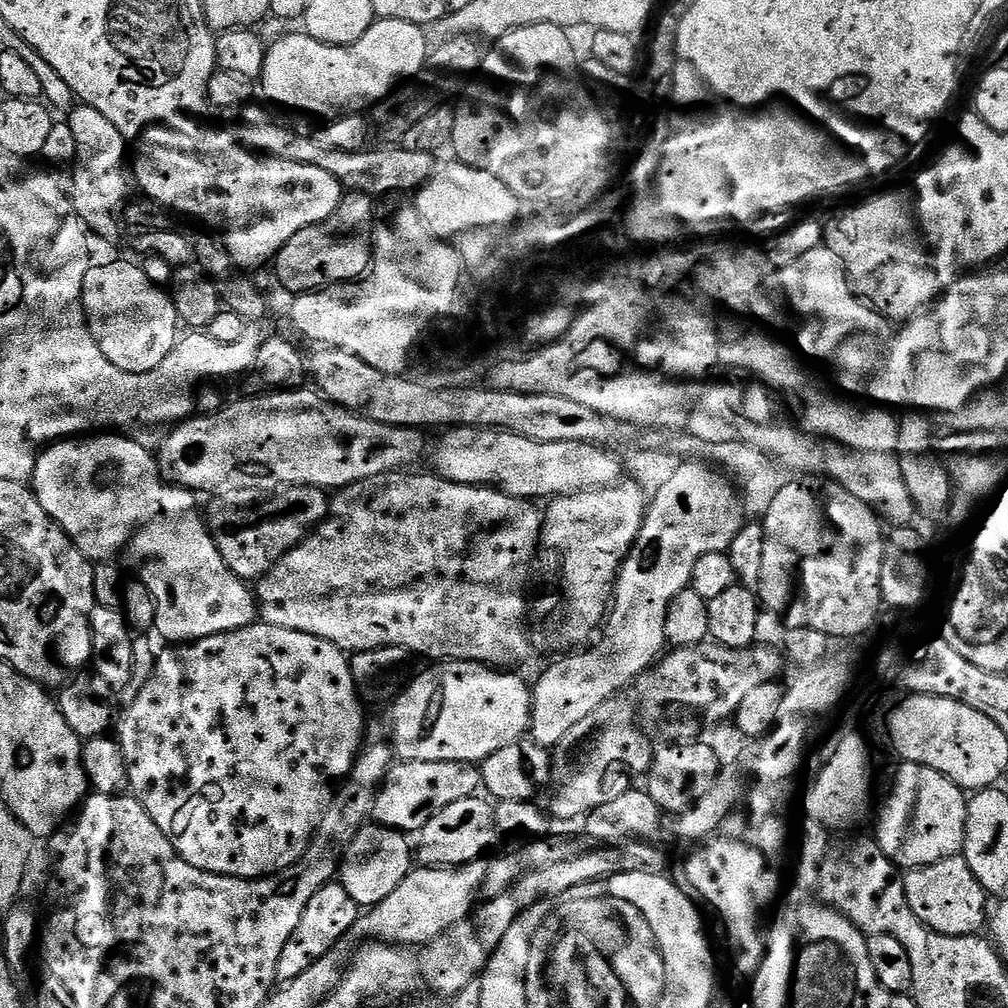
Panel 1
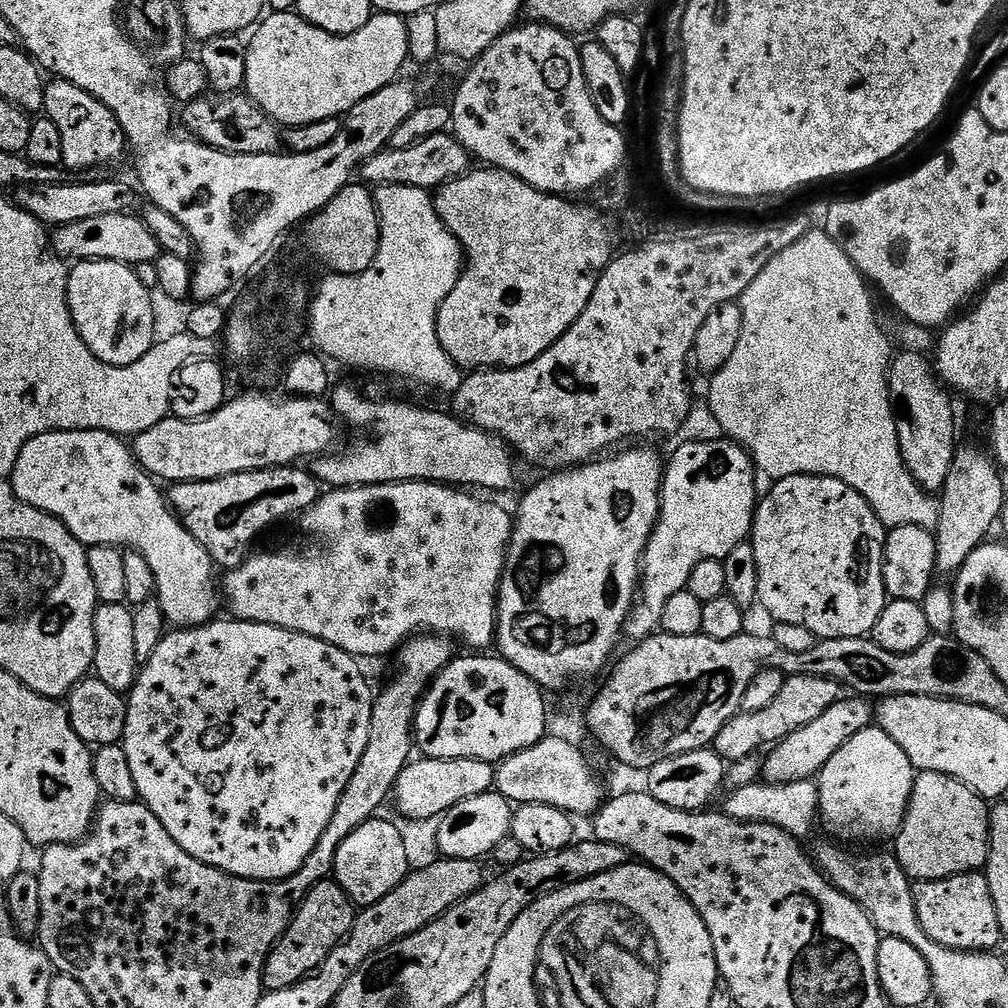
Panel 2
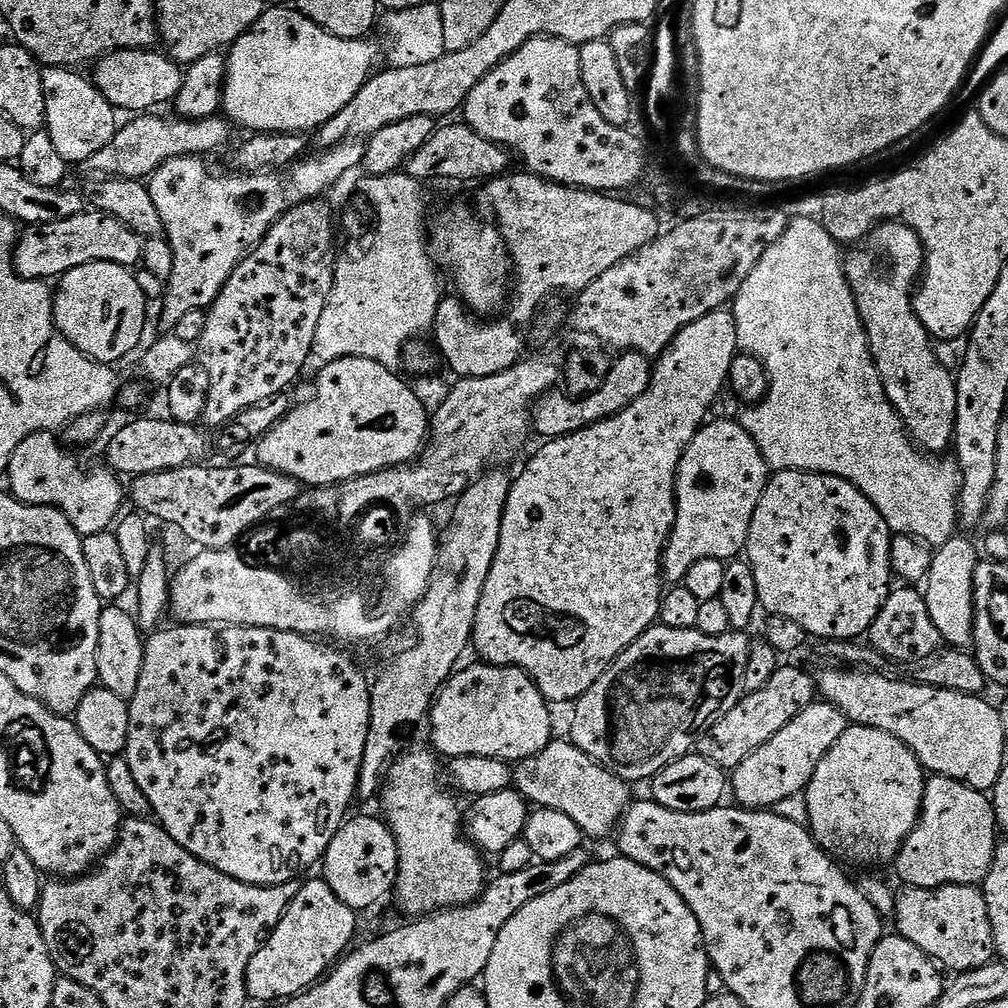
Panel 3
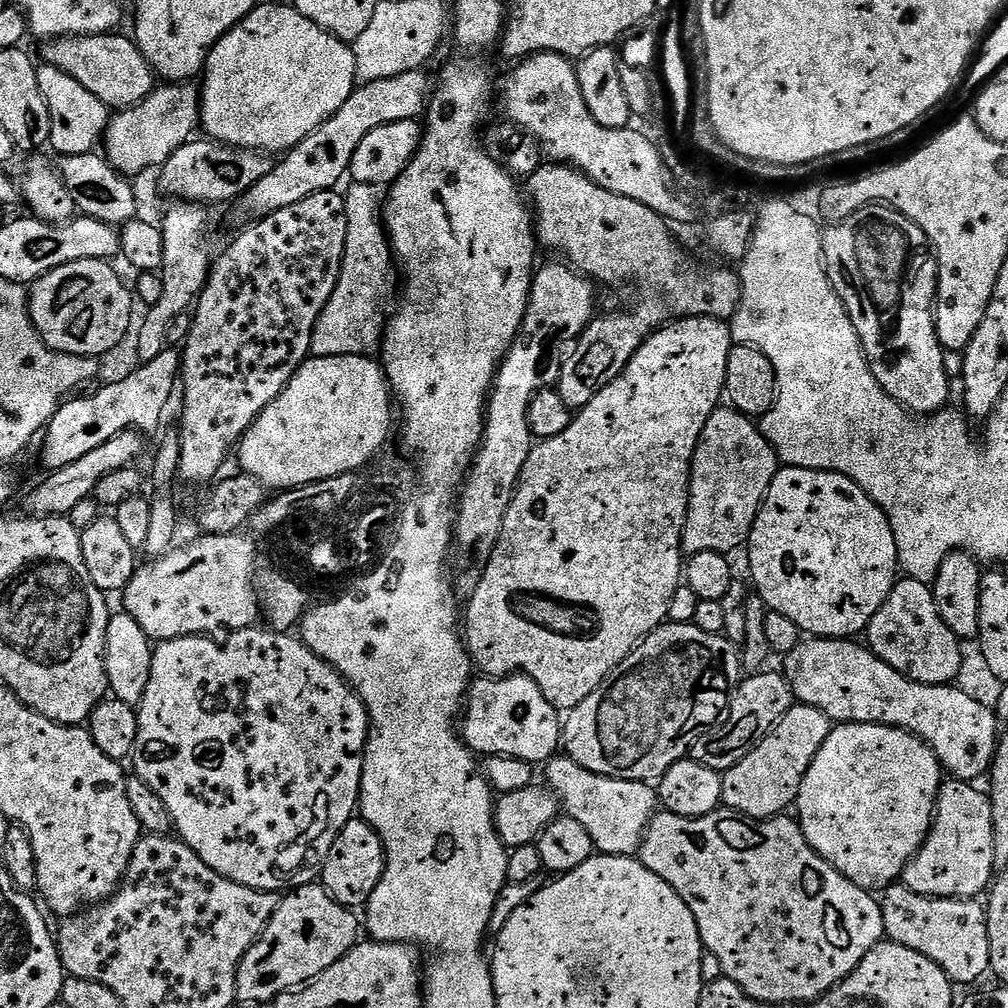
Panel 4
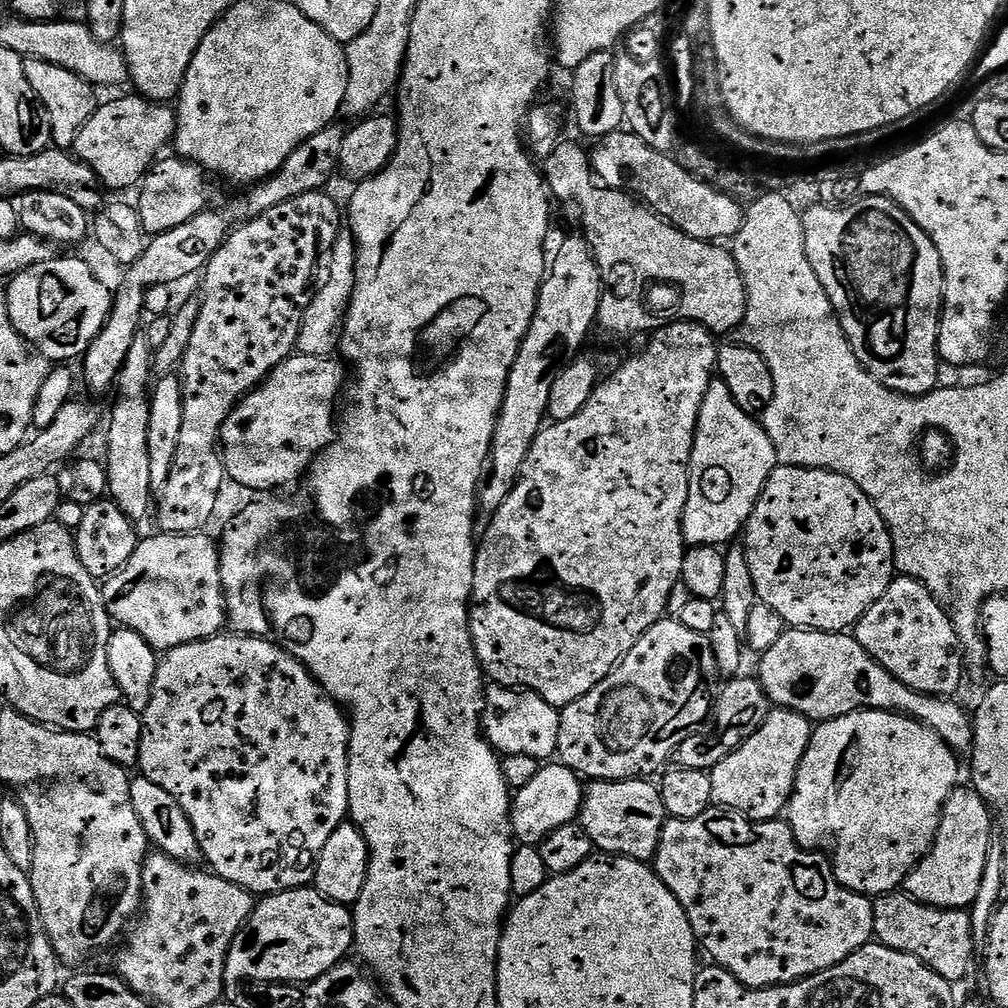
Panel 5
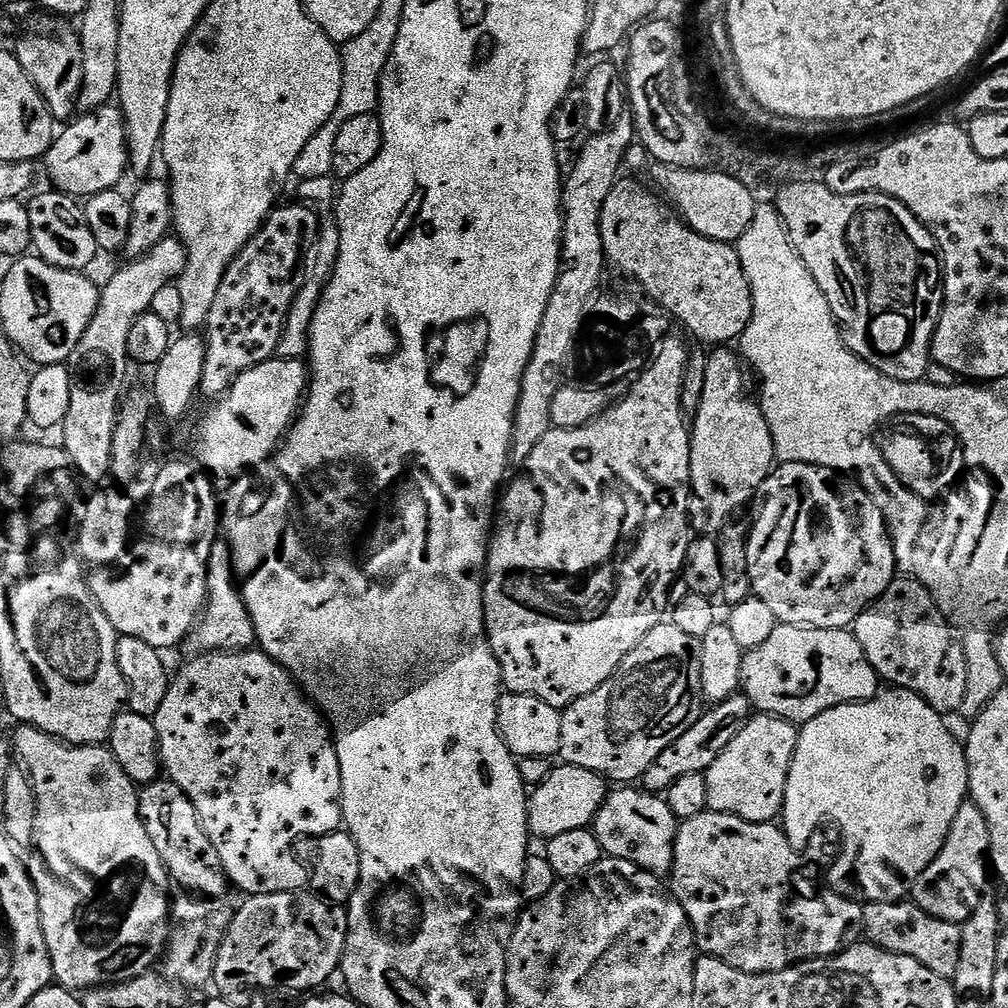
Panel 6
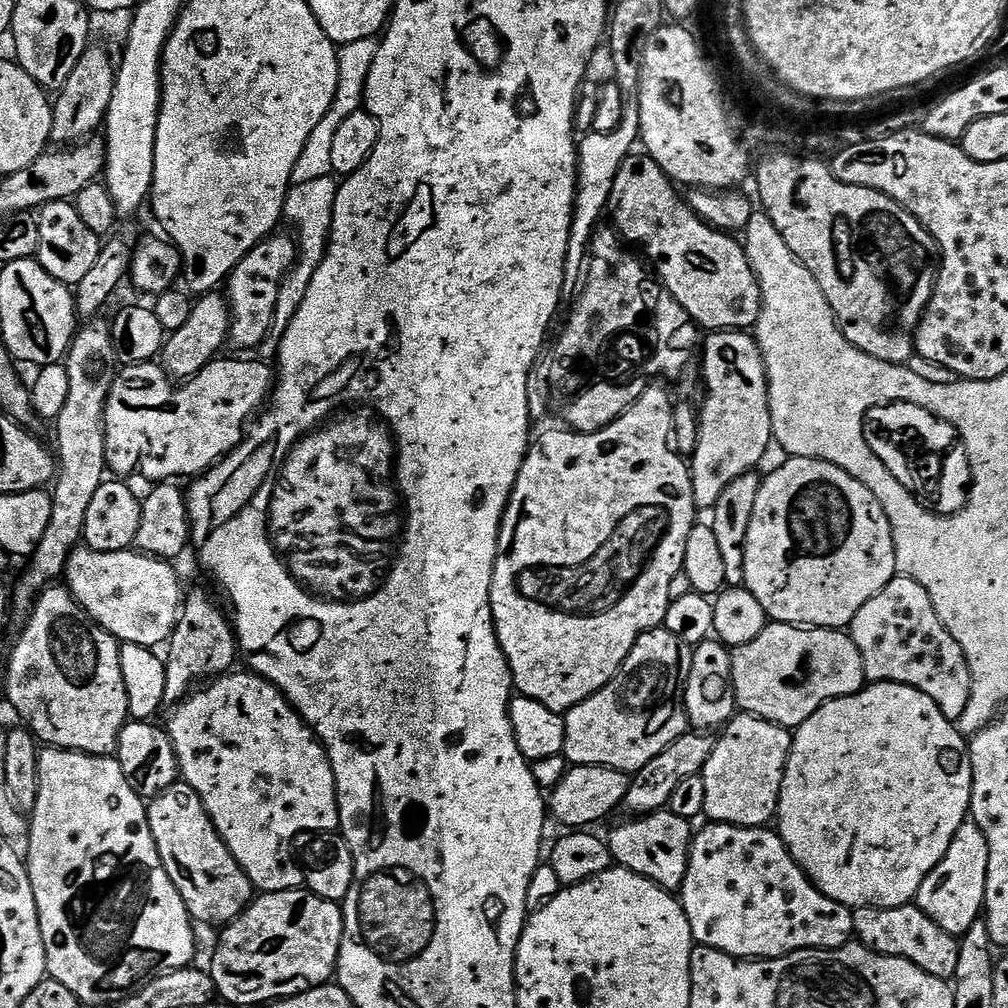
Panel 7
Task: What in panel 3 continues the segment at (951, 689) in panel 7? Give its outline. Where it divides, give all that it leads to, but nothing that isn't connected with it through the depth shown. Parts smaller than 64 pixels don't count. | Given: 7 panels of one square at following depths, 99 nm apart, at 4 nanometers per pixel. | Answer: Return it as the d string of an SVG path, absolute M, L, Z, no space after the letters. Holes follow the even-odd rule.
M916 586L900 587L893 587L889 591L882 610L878 610L878 618L874 618L870 629L870 644L881 652L885 661L919 666L941 651L942 641L926 608L923 591Z

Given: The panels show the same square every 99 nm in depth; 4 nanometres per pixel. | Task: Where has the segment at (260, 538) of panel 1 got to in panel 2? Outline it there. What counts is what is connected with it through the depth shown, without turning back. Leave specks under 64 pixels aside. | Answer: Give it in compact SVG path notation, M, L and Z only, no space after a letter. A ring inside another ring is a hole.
M289 466L286 468L263 468L257 472L230 474L217 480L191 480L181 484L172 484L166 492L166 499L175 512L176 517L184 524L184 528L199 544L208 551L217 569L231 570L249 559L253 551L252 543L267 528L283 522L287 516L299 517L308 511L322 495L322 485L311 471L303 472L303 467Z

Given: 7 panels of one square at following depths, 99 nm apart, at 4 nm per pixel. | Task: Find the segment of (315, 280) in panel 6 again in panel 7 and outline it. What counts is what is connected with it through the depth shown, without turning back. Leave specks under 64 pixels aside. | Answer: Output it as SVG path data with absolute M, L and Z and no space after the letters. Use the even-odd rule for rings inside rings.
M332 176L317 178L311 182L292 184L288 189L288 196L284 199L283 219L289 220L296 227L294 235L298 241L298 251L296 264L292 267L291 272L280 281L278 304L274 306L274 316L270 322L266 341L267 347L272 347L272 350L279 349L280 339L286 334L294 314L298 314L298 306L302 306L302 298L306 298L306 289L310 286L310 278L314 278L314 270L318 270L318 266L326 254L332 219L334 218L334 202L339 189L340 184Z

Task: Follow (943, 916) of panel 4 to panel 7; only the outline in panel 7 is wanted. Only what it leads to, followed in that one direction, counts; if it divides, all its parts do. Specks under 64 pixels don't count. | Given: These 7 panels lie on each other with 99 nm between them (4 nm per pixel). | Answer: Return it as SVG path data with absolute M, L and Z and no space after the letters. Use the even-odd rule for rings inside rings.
M915 903L897 908L858 908L852 913L852 930L855 939L865 948L880 956L902 958L914 962L926 974L939 980L951 981L958 970L960 940L952 936L938 922L934 922L916 907Z

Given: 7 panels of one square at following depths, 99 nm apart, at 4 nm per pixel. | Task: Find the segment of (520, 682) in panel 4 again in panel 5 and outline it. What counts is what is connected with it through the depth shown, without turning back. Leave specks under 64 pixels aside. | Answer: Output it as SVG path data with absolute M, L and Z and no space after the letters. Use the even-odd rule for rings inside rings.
M492 686L484 697L484 718L482 731L491 748L504 756L526 754L526 758L534 758L548 762L556 756L558 746L558 730L560 714L558 709L550 706L537 692Z

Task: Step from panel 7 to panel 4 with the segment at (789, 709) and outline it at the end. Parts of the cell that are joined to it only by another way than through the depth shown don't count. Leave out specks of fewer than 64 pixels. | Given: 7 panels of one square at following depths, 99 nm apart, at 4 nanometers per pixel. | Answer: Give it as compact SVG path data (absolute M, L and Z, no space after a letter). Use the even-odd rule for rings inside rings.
M808 638L805 639L798 646L794 646L794 650L787 653L783 657L784 665L782 671L788 684L792 688L793 697L801 704L809 704L818 710L822 710L822 714L826 714L834 722L842 724L881 724L882 726L890 726L891 728L901 728L907 732L913 732L919 740L925 740L928 745L934 750L934 754L940 759L940 767L949 777L957 780L966 780L969 782L979 781L979 776L982 777L992 767L992 759L995 757L998 731L996 732L996 724L998 725L998 716L991 707L988 708L980 700L975 700L968 692L963 692L957 686L949 686L946 684L919 684L910 678L906 678L902 674L898 674L898 670L894 670L894 666L886 666L886 662L882 662L882 658L875 656L871 648L865 646L863 643L857 642L852 638L845 638L842 640L833 640L831 638Z

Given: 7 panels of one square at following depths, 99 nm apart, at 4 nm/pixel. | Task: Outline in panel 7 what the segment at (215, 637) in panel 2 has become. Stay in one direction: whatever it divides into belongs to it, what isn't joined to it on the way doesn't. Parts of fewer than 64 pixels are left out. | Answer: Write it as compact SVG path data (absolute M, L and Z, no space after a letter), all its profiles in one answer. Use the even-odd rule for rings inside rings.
M233 670L211 682L205 683L199 690L193 691L188 699L175 705L172 717L166 723L168 737L172 739L172 745L176 751L176 757L180 763L180 776L183 783L190 785L198 794L202 806L208 811L208 817L216 827L217 834L222 842L234 854L238 866L250 878L253 889L261 893L266 892L295 892L305 887L304 874L300 871L299 864L294 859L294 841L304 832L336 832L340 826L340 807L336 801L336 779L334 770L330 766L328 756L324 748L316 738L316 733L308 727L308 723L293 710L288 699L268 680L262 679L251 670Z

